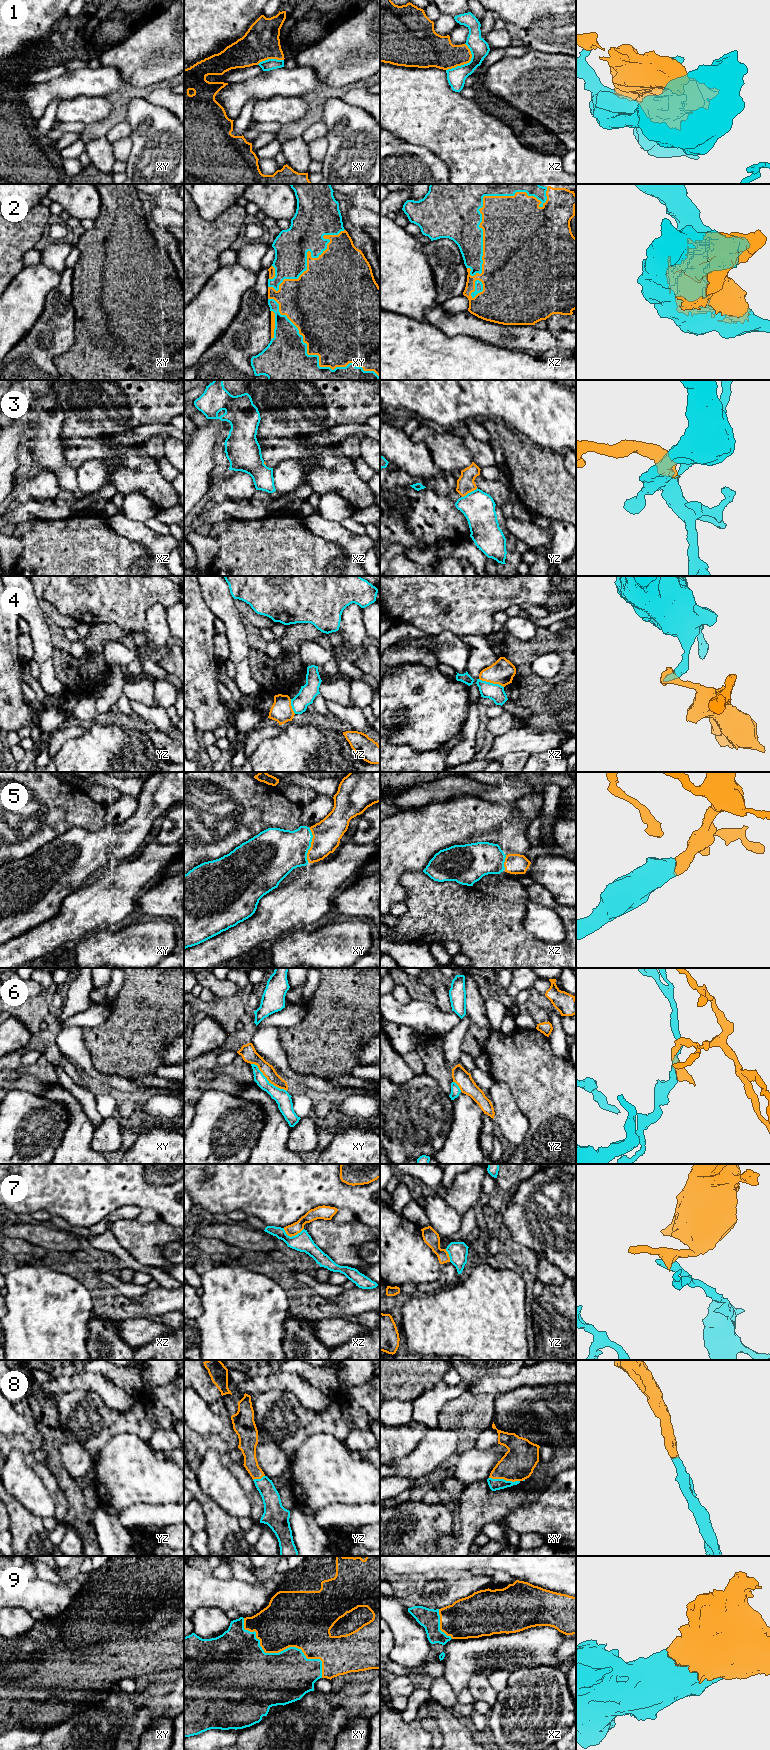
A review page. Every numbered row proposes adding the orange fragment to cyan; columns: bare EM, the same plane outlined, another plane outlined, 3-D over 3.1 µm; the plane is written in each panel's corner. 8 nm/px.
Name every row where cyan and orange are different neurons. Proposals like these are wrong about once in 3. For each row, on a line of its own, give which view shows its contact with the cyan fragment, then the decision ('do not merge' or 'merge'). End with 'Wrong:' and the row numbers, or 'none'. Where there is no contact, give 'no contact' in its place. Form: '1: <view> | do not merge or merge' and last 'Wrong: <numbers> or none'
1: xz | do not merge
2: xz | merge
3: yz | do not merge
4: xz | do not merge
5: xy | merge
6: xy | do not merge
7: xz | do not merge
8: xy | merge
9: xy | merge
Wrong: 1, 3, 4, 6, 7

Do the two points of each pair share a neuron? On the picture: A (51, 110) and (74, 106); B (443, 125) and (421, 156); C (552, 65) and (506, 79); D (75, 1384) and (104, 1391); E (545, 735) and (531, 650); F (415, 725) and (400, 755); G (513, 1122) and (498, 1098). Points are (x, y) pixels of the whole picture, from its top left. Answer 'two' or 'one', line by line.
A: two
B: two
C: one
D: one
E: two
F: two
G: one

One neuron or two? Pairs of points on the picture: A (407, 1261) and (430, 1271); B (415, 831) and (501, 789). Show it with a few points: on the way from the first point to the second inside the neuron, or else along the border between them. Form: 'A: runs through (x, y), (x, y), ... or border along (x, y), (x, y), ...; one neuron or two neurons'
A: runs through (413, 1261), (424, 1267); one neuron
B: border along (459, 795), (473, 795), (489, 801), (505, 803); two neurons

